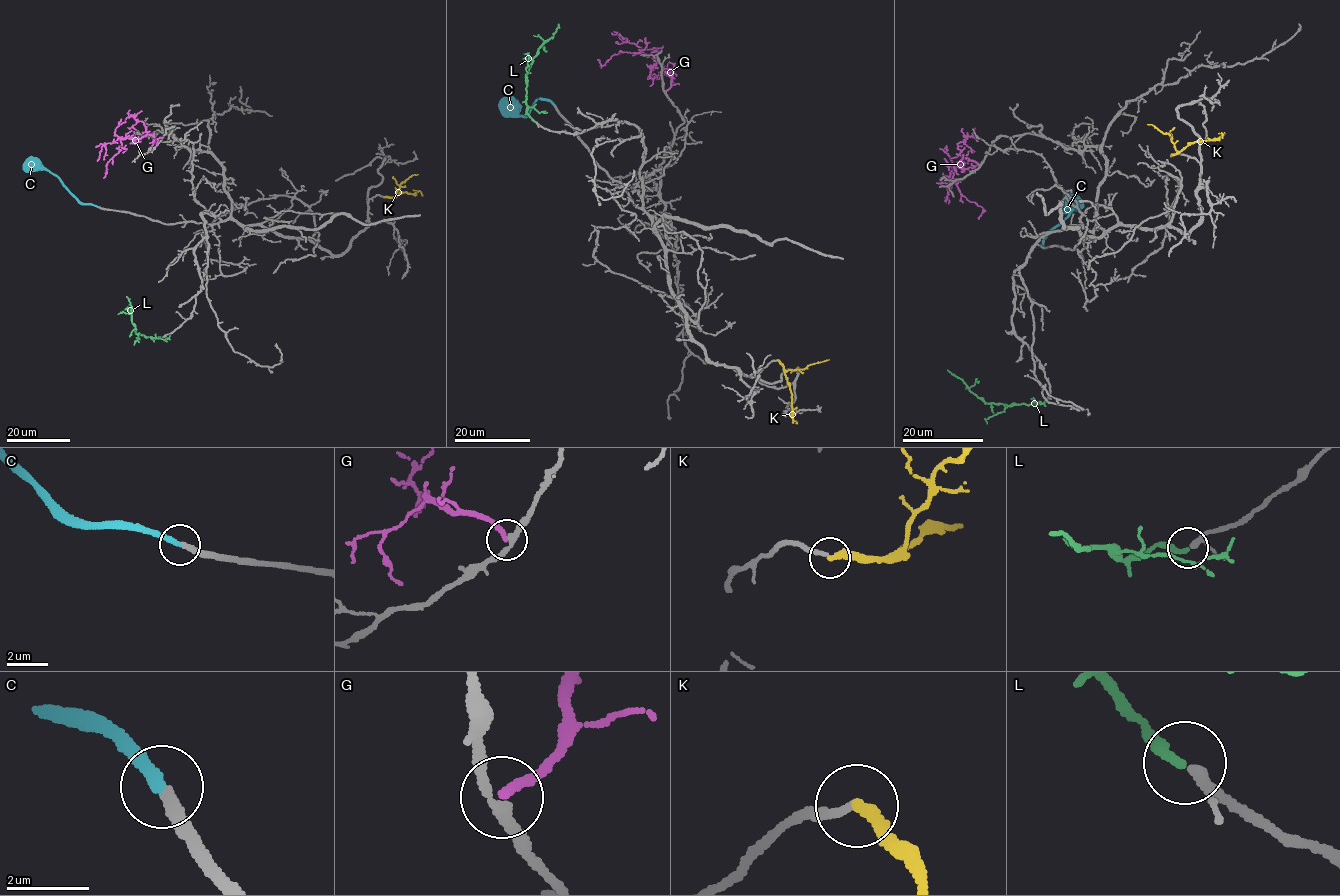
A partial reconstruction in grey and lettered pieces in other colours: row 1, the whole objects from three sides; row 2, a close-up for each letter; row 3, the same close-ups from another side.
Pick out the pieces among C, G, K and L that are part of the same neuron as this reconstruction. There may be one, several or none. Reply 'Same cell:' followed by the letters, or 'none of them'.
Same cell: C, L

